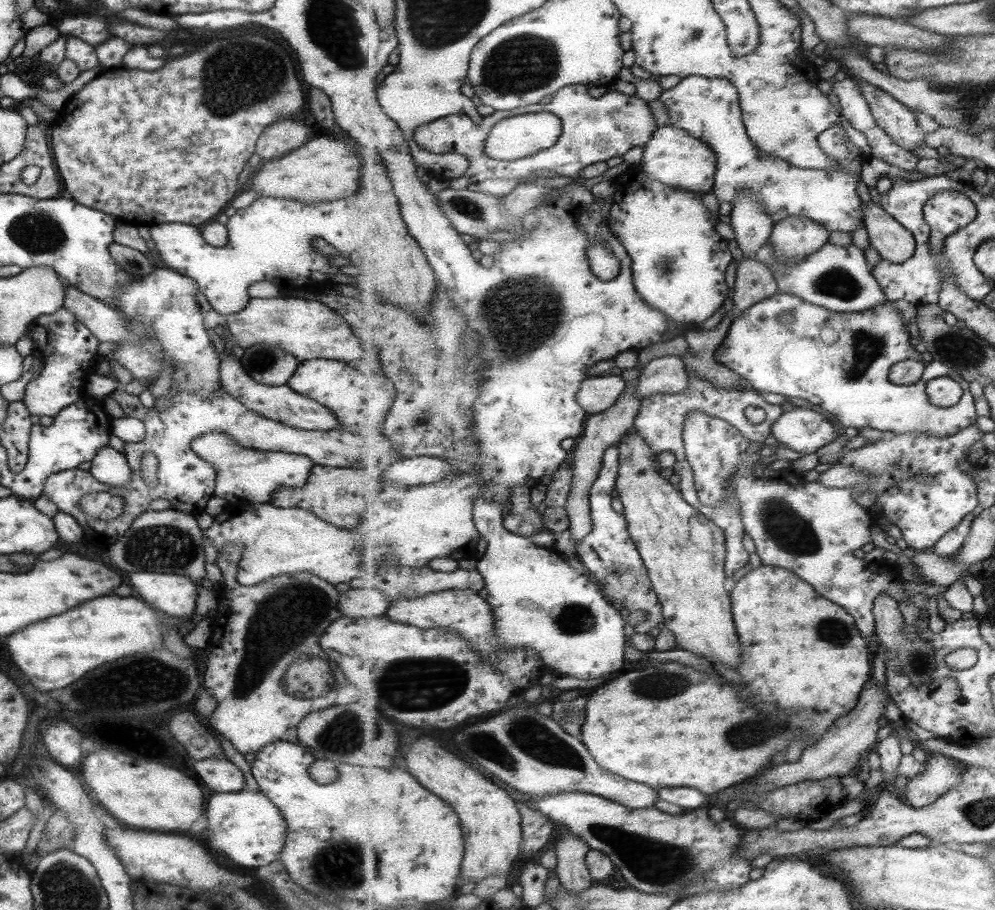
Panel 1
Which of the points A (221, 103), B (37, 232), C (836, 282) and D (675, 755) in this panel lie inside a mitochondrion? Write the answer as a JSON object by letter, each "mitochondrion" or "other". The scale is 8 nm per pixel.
{"A":"mitochondrion","B":"mitochondrion","C":"mitochondrion","D":"other"}

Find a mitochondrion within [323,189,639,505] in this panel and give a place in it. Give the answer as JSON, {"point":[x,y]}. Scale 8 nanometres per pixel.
{"point":[528,312]}

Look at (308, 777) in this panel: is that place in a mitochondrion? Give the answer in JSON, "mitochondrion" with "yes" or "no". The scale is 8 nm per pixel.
{"mitochondrion":"no"}

